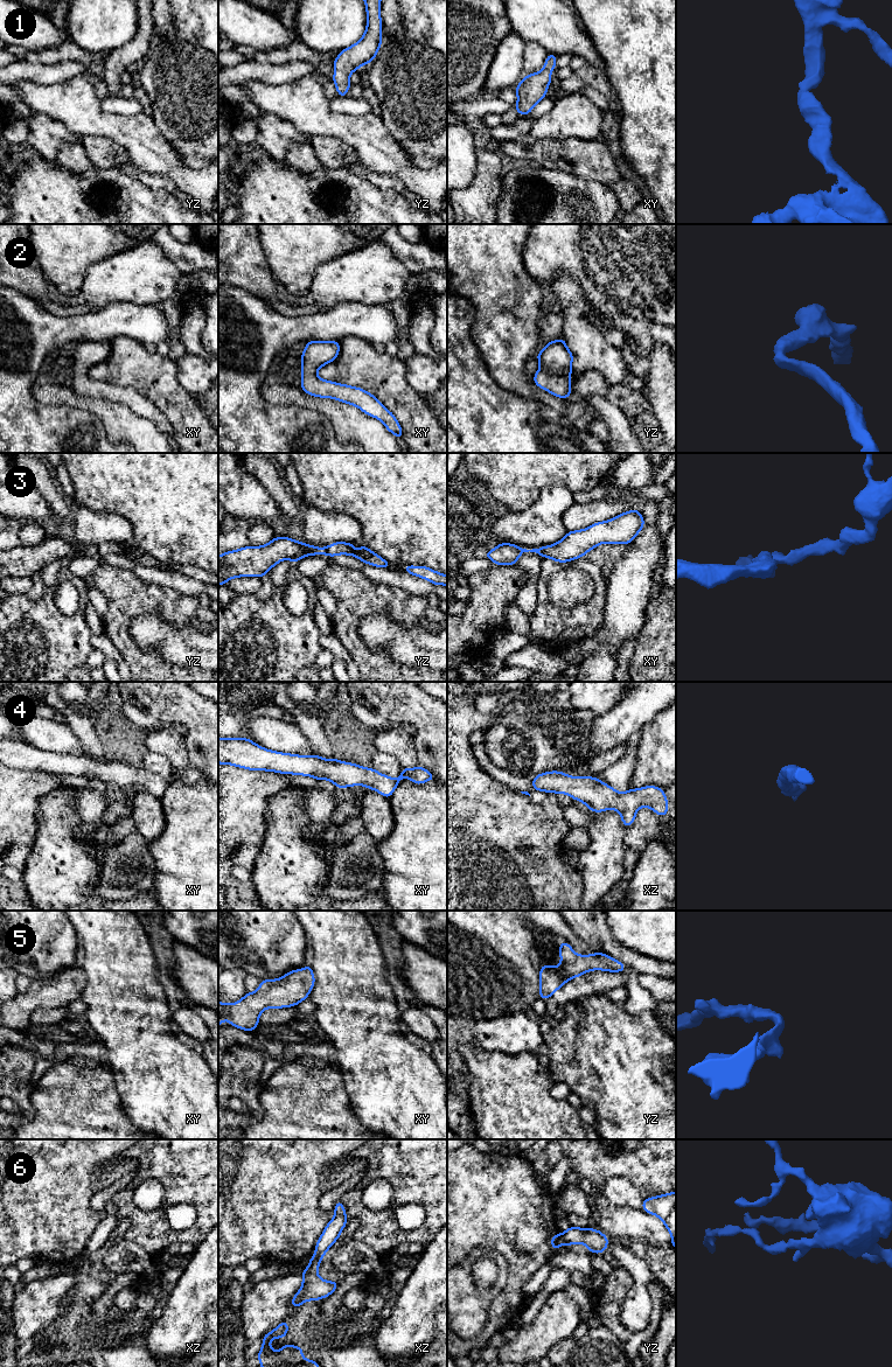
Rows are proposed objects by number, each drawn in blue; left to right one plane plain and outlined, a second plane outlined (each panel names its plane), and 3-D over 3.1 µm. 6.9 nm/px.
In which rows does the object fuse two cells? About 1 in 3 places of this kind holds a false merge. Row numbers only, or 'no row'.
3, 6

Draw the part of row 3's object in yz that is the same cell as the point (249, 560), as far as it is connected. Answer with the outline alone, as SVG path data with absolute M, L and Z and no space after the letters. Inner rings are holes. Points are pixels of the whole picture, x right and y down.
M274 537L266 545L244 546L238 550L227 551L218 556L218 586L238 577L264 577L269 571L280 563L288 559L293 564L306 556L327 555L323 548L308 545L304 542L297 542L288 537Z

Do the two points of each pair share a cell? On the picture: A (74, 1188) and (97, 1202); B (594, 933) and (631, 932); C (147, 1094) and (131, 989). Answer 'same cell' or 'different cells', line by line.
A: different cells
B: different cells
C: same cell

